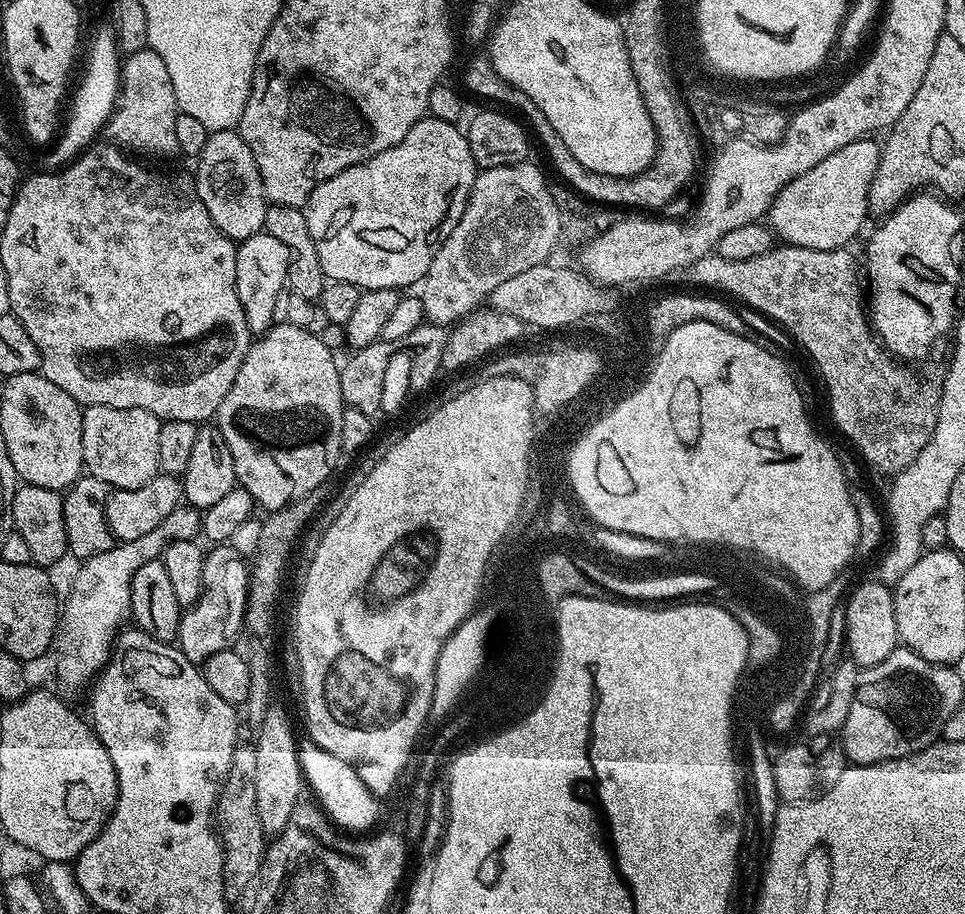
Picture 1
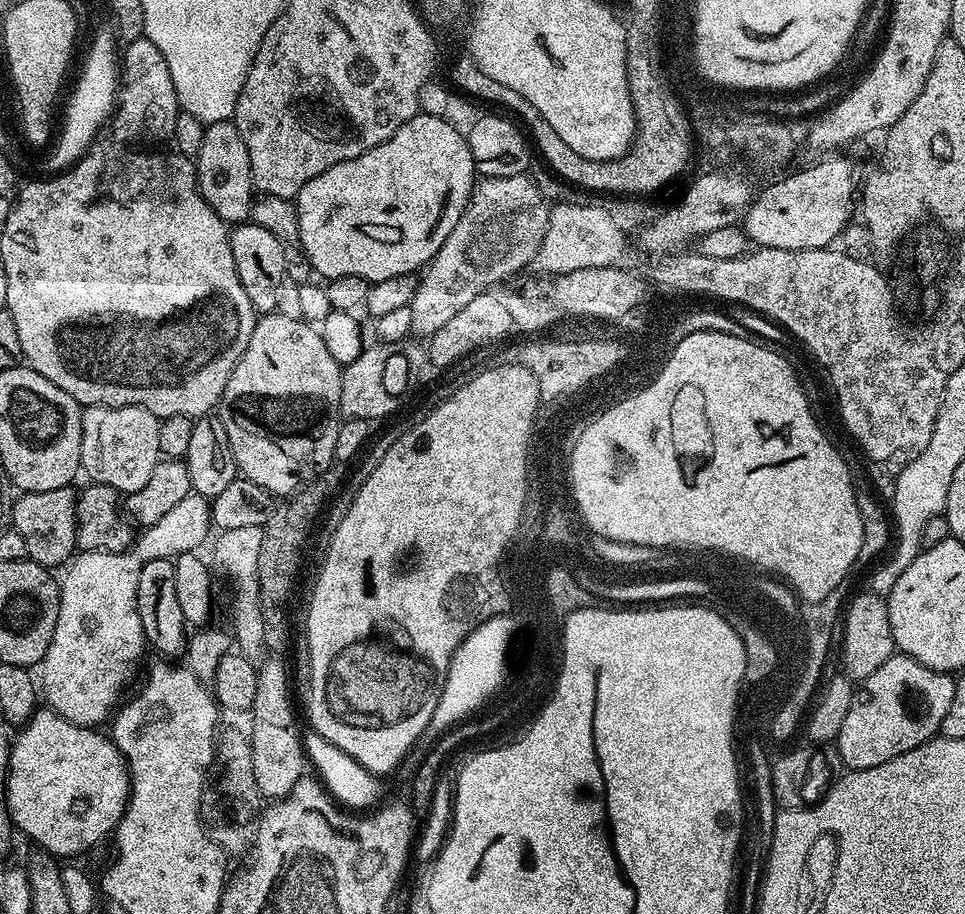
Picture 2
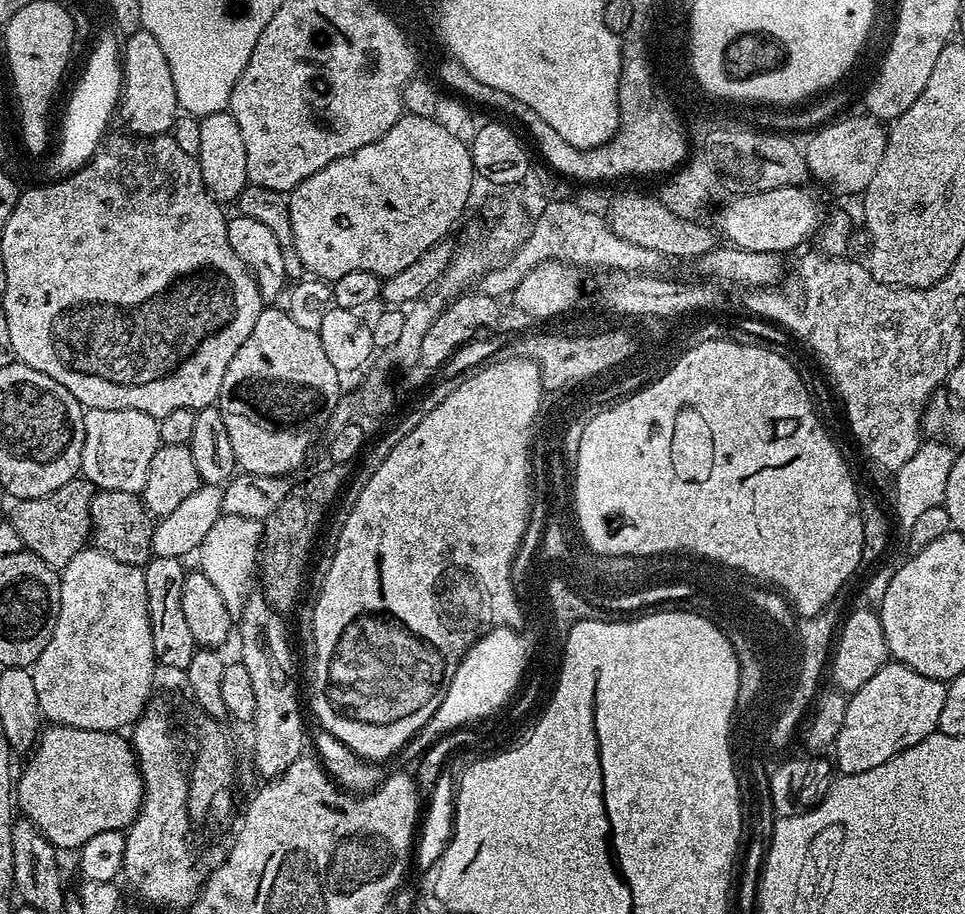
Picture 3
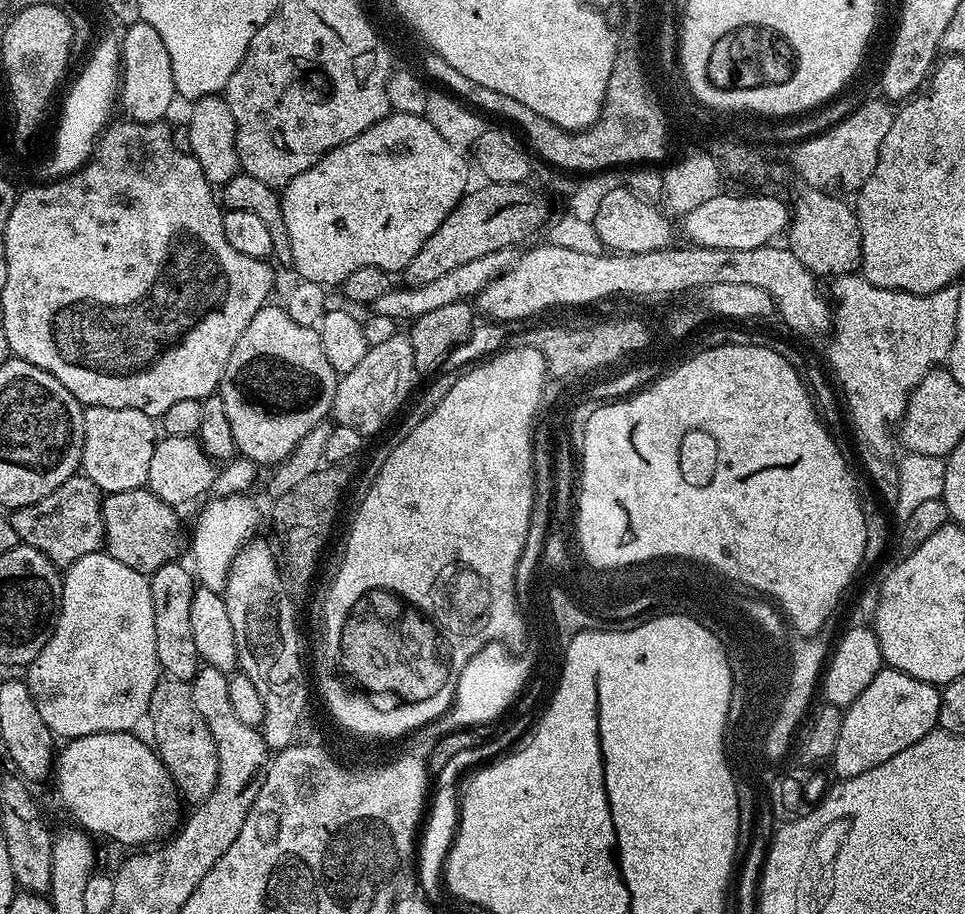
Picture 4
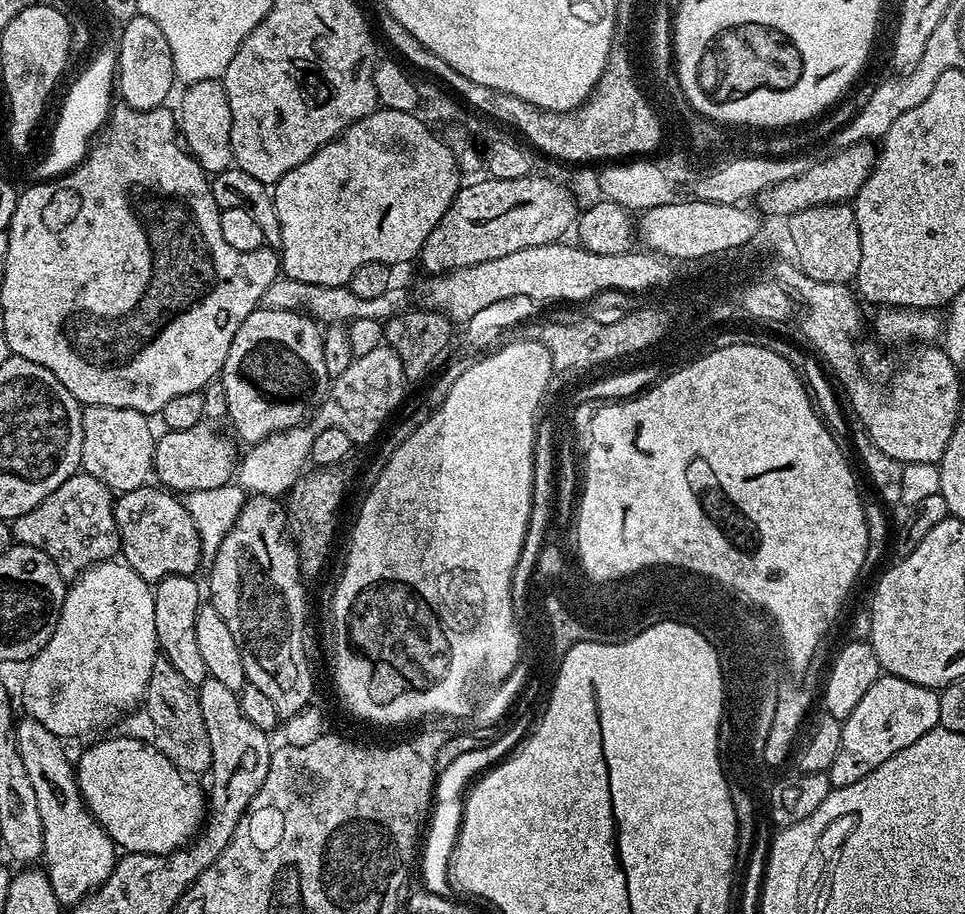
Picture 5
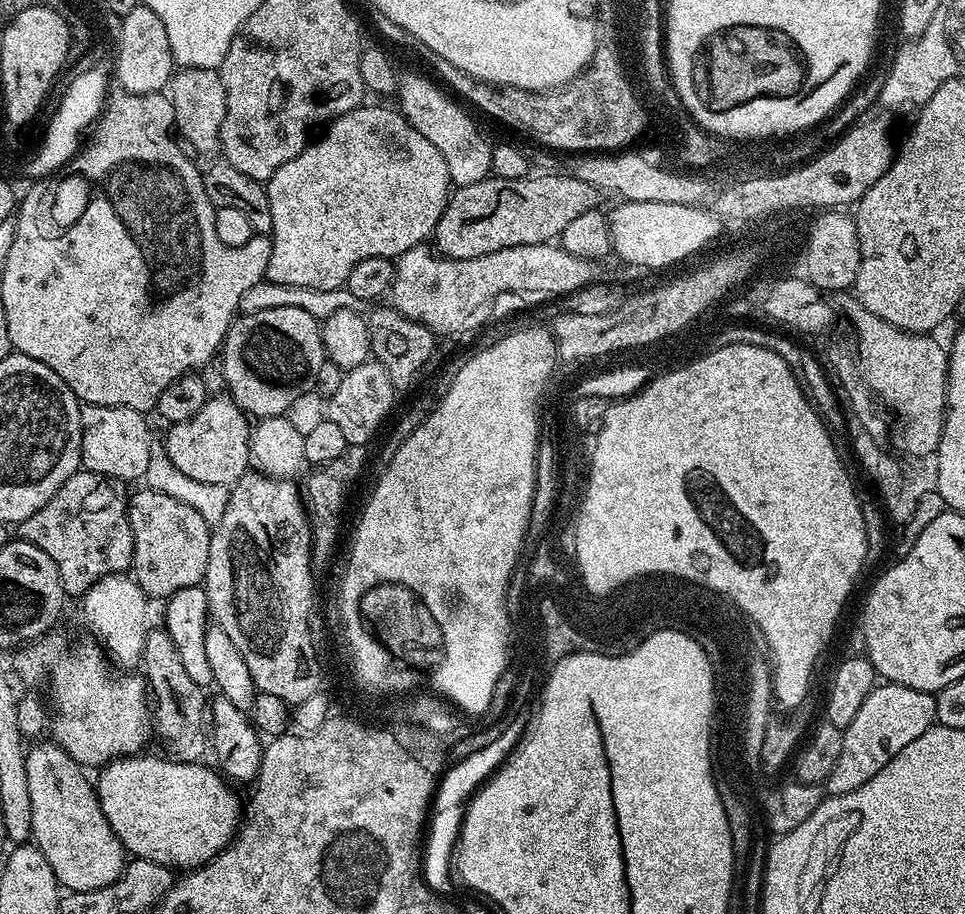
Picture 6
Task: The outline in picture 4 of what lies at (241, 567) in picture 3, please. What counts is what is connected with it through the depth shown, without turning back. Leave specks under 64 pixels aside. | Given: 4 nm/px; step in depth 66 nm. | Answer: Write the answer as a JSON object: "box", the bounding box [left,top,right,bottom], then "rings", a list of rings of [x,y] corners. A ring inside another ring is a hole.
{"box":[192,493,260,593],"rings":[[[241,493],[213,497],[199,516],[192,534],[192,572],[201,587],[221,593],[241,548],[257,533],[260,510],[250,497]]]}

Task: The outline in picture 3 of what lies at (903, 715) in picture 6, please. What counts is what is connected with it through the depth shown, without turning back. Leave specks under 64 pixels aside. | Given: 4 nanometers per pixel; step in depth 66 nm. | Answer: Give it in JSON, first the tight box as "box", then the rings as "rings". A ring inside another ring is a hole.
{"box":[834,664,947,776],"rings":[[[884,664],[866,686],[848,696],[846,718],[834,745],[839,771],[849,776],[882,766],[882,762],[894,758],[894,754],[922,742],[922,738],[937,731],[947,689],[945,681],[926,678],[926,674],[918,674],[918,670],[910,670],[904,664]]]}

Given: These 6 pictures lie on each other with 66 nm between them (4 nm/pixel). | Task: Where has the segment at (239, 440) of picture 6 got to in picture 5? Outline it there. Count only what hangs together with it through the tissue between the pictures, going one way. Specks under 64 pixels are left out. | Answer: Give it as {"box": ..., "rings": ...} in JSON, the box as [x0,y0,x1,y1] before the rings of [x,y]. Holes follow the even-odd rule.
{"box":[154,422,238,494],"rings":[[[201,422],[190,426],[181,432],[171,430],[165,431],[156,441],[156,459],[154,461],[154,476],[163,487],[176,494],[187,494],[198,490],[214,490],[224,484],[231,484],[234,480],[234,473],[238,467],[238,451],[220,432],[215,432],[213,425],[208,422]]]}

